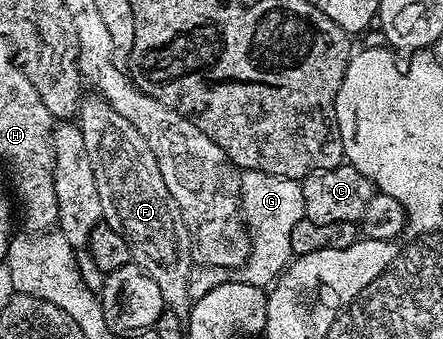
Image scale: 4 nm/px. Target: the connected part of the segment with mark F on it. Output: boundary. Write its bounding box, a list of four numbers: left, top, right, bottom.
[78,93,194,317]

